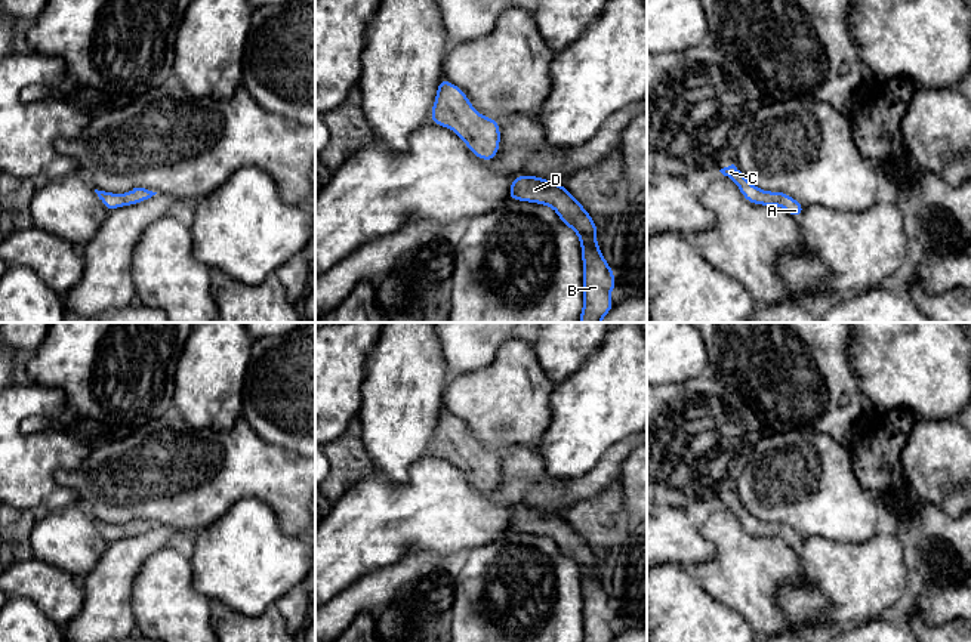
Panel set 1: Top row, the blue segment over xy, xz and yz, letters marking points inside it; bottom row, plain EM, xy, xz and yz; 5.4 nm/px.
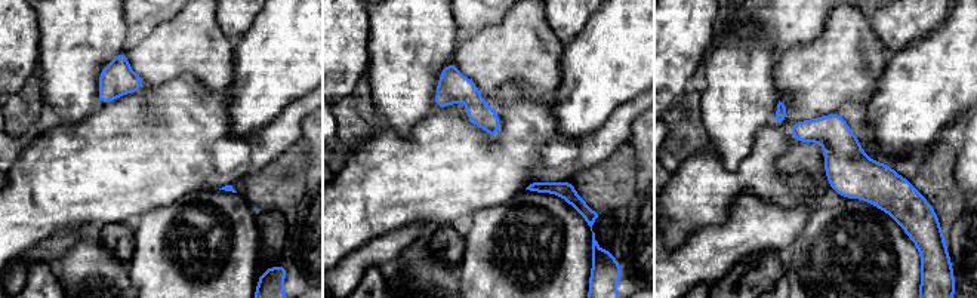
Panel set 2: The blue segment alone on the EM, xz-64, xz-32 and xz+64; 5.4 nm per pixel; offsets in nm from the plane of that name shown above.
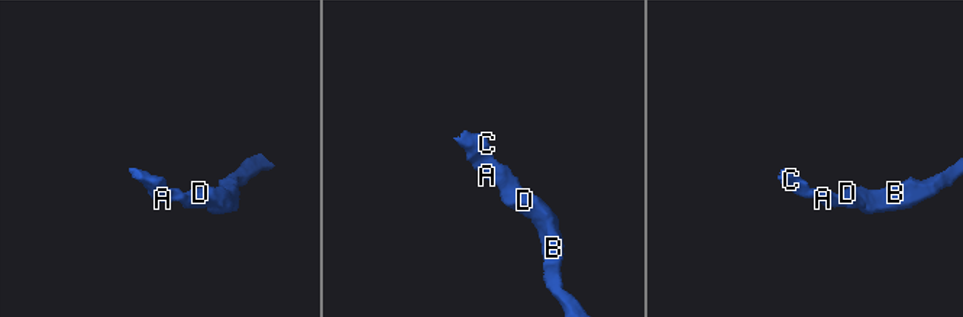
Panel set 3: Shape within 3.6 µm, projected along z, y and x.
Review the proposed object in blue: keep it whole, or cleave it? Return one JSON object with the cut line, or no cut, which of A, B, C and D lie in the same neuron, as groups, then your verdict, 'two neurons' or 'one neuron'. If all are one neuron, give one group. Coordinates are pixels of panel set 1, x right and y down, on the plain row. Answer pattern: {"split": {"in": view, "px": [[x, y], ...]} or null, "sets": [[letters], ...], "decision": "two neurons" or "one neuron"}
{"split": null, "sets": [["A", "B", "C", "D"]], "decision": "one neuron"}

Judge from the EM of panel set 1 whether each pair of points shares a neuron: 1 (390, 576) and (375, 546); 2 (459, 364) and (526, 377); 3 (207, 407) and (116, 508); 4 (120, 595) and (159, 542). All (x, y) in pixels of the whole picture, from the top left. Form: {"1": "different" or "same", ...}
{"1": "different", "2": "different", "3": "different", "4": "same"}

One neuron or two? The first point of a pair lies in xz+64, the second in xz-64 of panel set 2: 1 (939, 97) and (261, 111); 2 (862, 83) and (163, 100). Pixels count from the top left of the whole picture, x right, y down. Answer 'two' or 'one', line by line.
1: one
2: two

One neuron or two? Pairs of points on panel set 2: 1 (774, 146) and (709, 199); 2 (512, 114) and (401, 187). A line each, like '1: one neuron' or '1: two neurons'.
1: one neuron
2: one neuron

